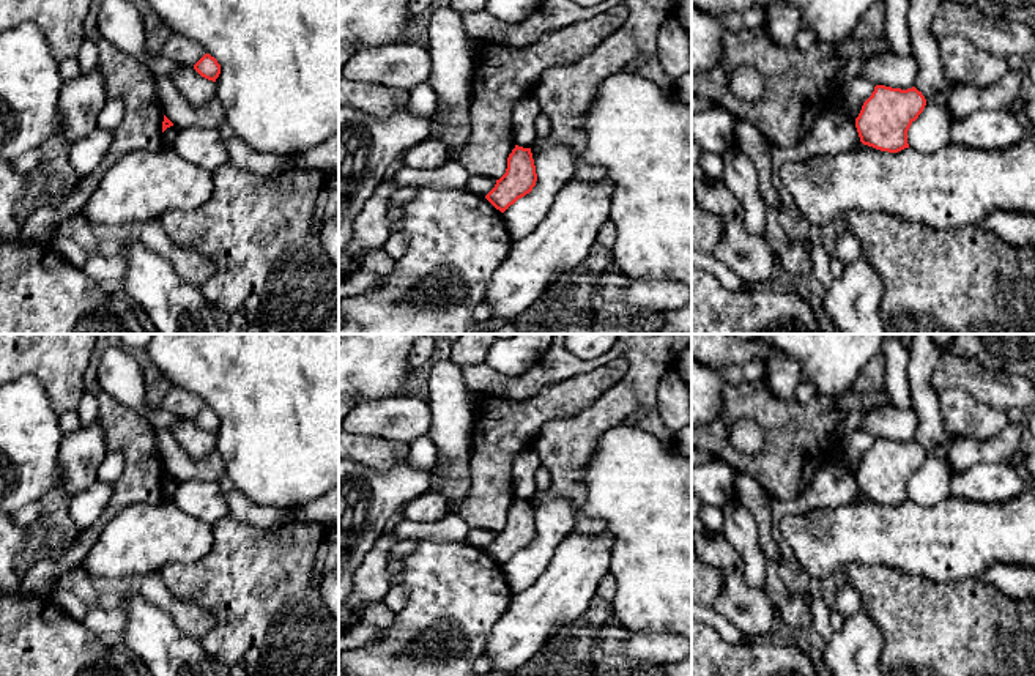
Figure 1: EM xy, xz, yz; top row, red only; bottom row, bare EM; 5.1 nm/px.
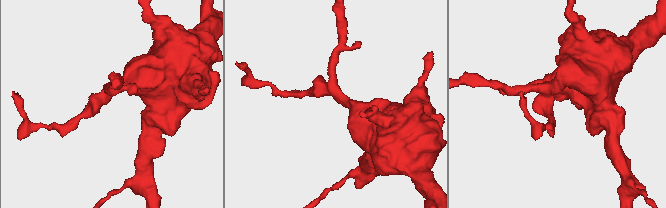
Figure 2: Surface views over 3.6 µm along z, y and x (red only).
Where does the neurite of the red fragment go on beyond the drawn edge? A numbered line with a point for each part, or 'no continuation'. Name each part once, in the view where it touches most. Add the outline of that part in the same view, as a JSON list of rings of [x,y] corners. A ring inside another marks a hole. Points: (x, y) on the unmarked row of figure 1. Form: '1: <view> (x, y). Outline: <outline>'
no continuation

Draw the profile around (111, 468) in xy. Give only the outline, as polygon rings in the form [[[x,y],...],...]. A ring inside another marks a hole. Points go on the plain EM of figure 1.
[[[107,451],[106,459],[101,462],[96,479],[104,482],[115,482],[124,466],[124,457],[118,451]]]

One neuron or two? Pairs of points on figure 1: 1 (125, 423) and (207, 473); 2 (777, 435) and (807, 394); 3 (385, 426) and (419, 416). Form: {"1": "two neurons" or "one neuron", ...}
{"1": "two neurons", "2": "two neurons", "3": "one neuron"}

